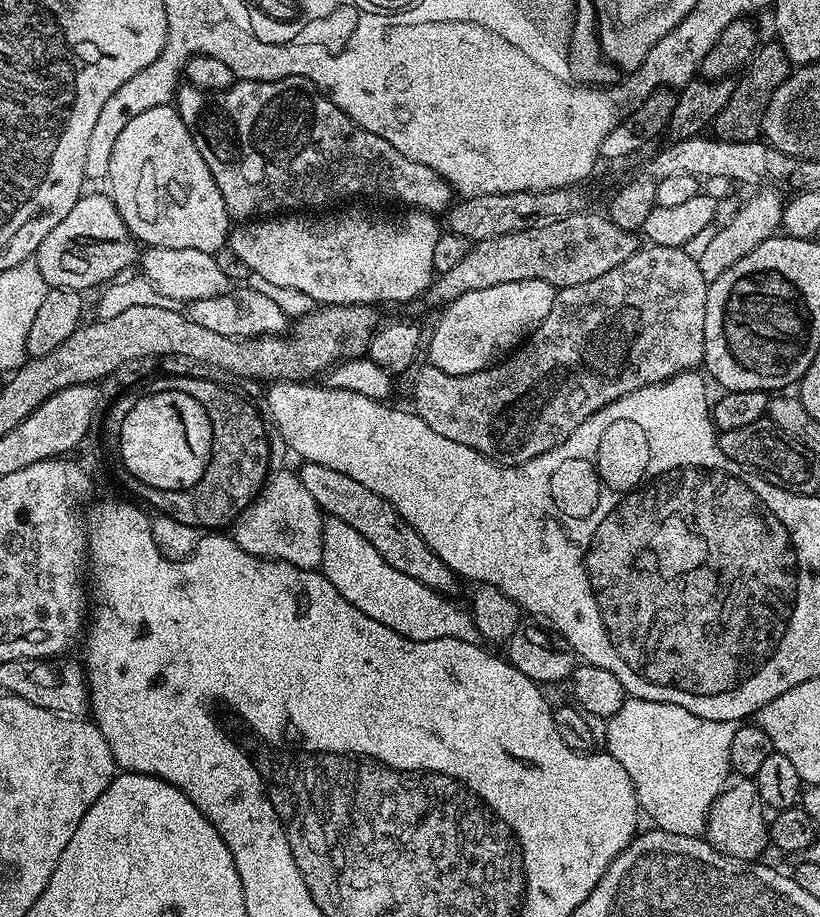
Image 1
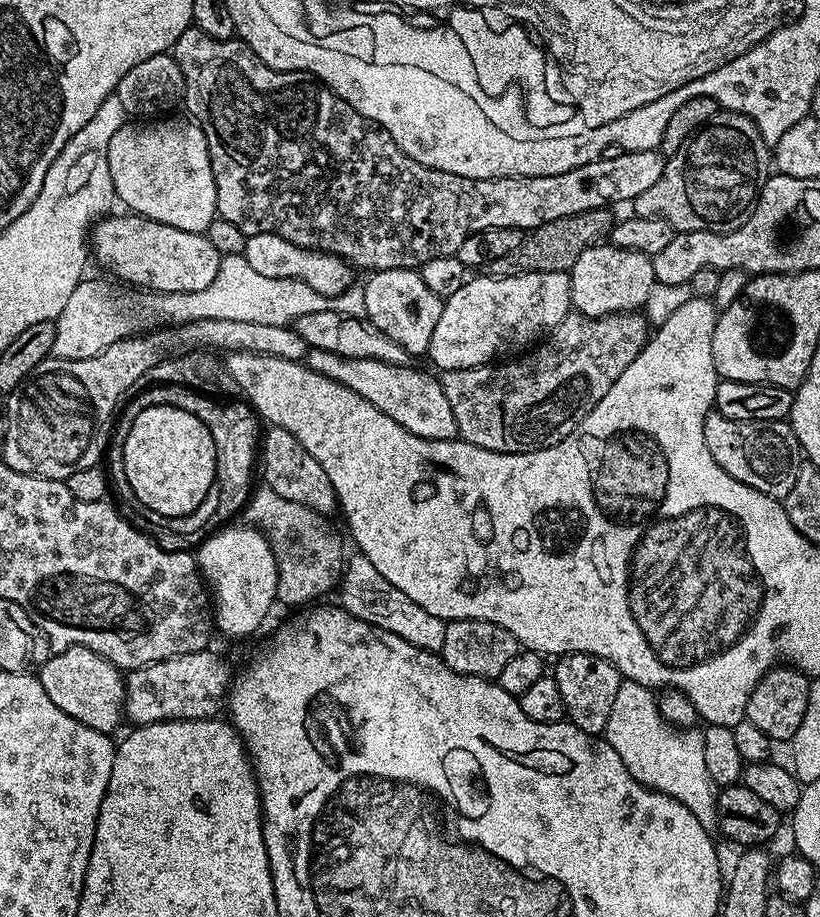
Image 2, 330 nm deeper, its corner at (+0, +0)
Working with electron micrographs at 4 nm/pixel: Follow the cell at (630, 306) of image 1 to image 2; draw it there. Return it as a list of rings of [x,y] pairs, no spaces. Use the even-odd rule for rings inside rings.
[[[572,310],[562,316],[535,347],[507,362],[444,372],[439,381],[450,402],[450,410],[454,410],[459,439],[491,452],[533,452],[562,442],[562,438],[566,438],[566,434],[570,434],[570,430],[574,430],[574,426],[578,426],[578,422],[582,422],[582,418],[606,398],[606,390],[610,390],[610,386],[618,382],[622,370],[638,358],[649,335],[649,320],[639,311],[595,317]]]

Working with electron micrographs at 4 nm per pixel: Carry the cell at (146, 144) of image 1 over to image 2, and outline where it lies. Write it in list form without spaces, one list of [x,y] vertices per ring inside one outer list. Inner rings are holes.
[[[170,114],[143,122],[126,122],[119,128],[117,134],[114,134],[113,138],[111,138],[110,147],[107,150],[107,162],[110,165],[111,181],[114,182],[115,192],[118,194],[121,205],[125,209],[131,210],[135,215],[145,216],[147,220],[153,220],[154,222],[162,222],[166,226],[174,226],[178,230],[204,234],[207,233],[210,222],[217,219],[218,216],[216,210],[217,187],[214,186],[213,167],[210,166],[209,146],[206,144],[205,132],[202,131],[196,121],[186,116],[180,118],[176,115]]]

